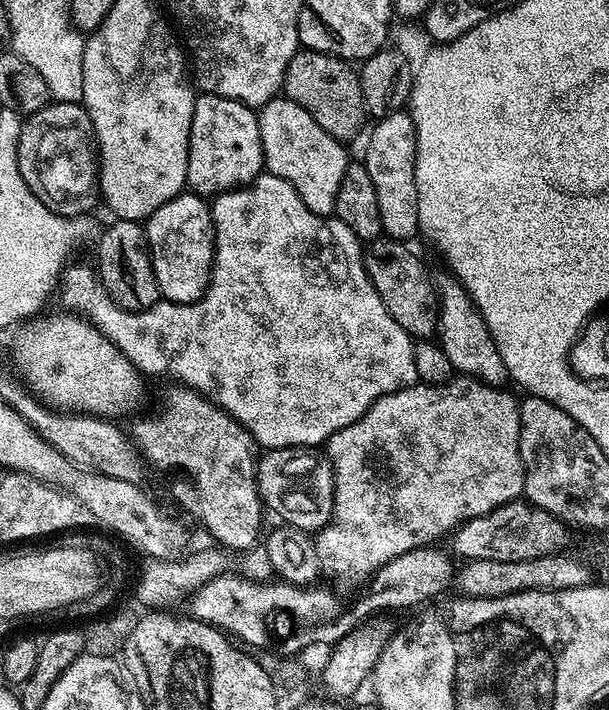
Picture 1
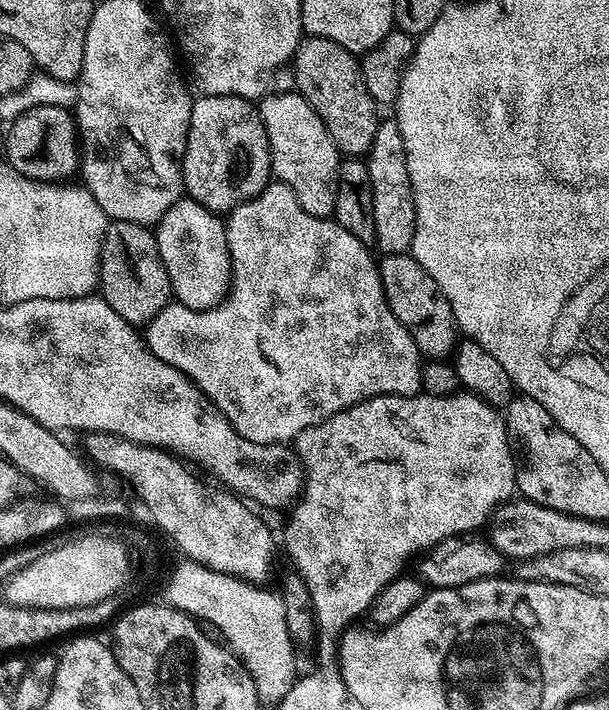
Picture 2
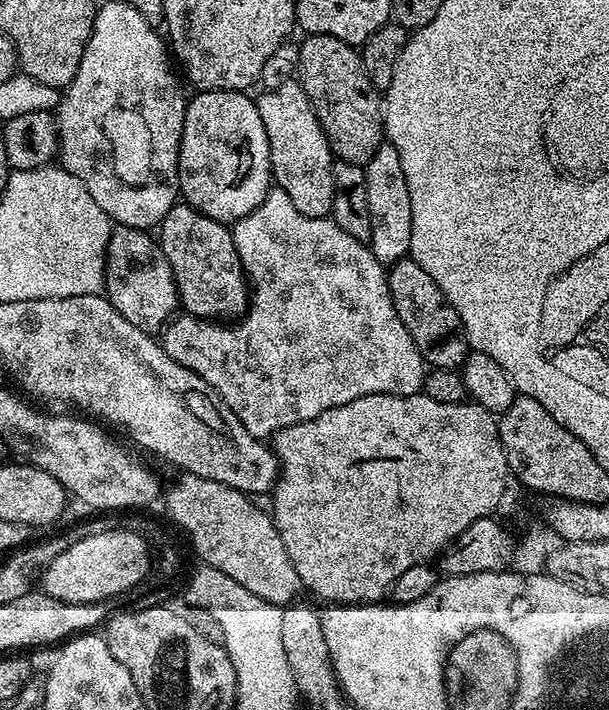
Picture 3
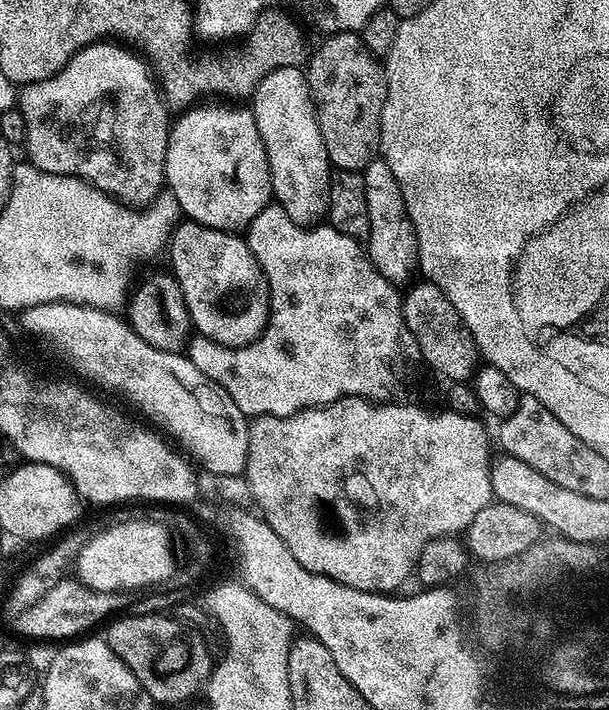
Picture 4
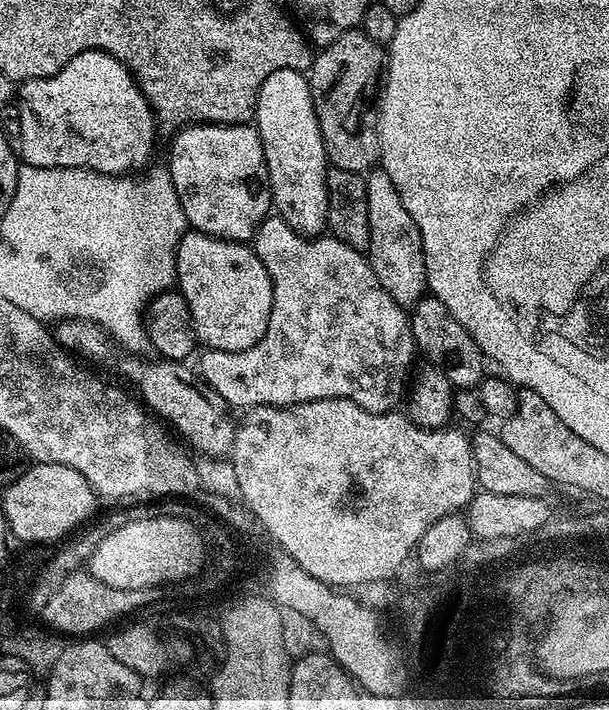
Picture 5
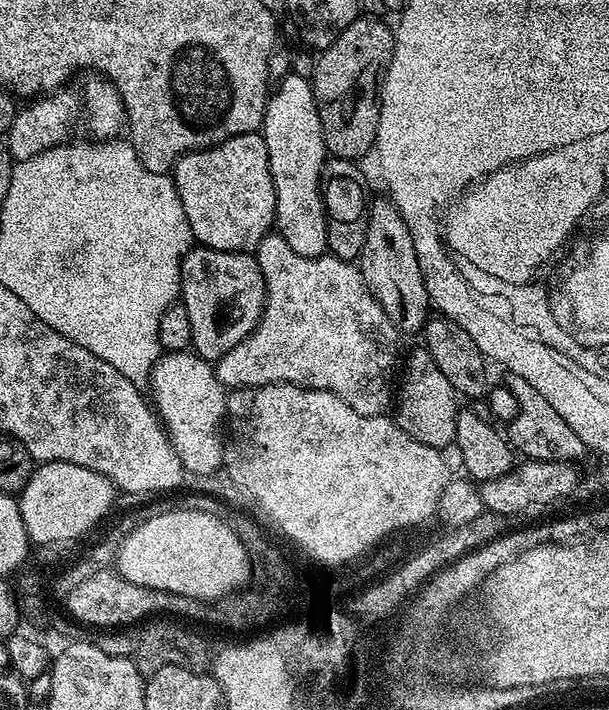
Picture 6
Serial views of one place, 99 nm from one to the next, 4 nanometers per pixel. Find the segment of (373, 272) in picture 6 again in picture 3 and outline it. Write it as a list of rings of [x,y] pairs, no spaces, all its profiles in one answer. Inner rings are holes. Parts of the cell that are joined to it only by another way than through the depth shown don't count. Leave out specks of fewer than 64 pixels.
[[[383,143],[370,158],[370,162],[364,165],[364,181],[366,182],[366,202],[370,202],[370,226],[372,233],[367,243],[370,245],[374,258],[385,266],[391,266],[397,260],[403,260],[410,253],[410,234],[412,233],[412,211],[410,210],[410,190],[406,182],[406,174],[402,174],[402,158],[398,150],[390,143]]]

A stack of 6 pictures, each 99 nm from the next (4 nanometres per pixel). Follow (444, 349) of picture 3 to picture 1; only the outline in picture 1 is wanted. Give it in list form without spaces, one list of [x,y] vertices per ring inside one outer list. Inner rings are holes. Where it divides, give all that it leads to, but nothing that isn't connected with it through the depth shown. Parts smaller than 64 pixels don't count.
[[[381,238],[371,241],[363,249],[364,269],[374,290],[378,290],[378,298],[382,298],[382,306],[390,310],[390,318],[417,341],[432,340],[440,322],[438,288],[435,283],[432,285],[423,262],[408,247],[403,240]]]

